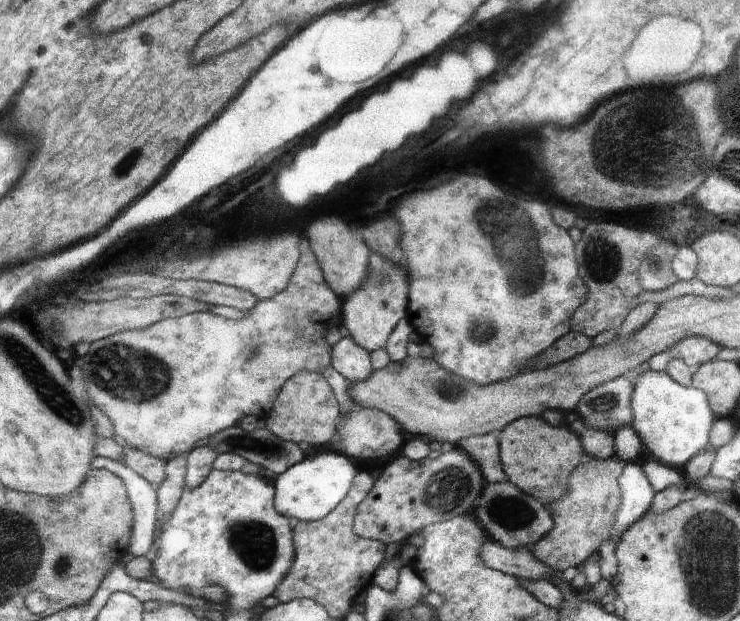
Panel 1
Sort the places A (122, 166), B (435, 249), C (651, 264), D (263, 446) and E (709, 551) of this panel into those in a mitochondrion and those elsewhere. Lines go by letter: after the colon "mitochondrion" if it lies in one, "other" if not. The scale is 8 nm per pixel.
A: mitochondrion
B: other
C: mitochondrion
D: mitochondrion
E: mitochondrion

